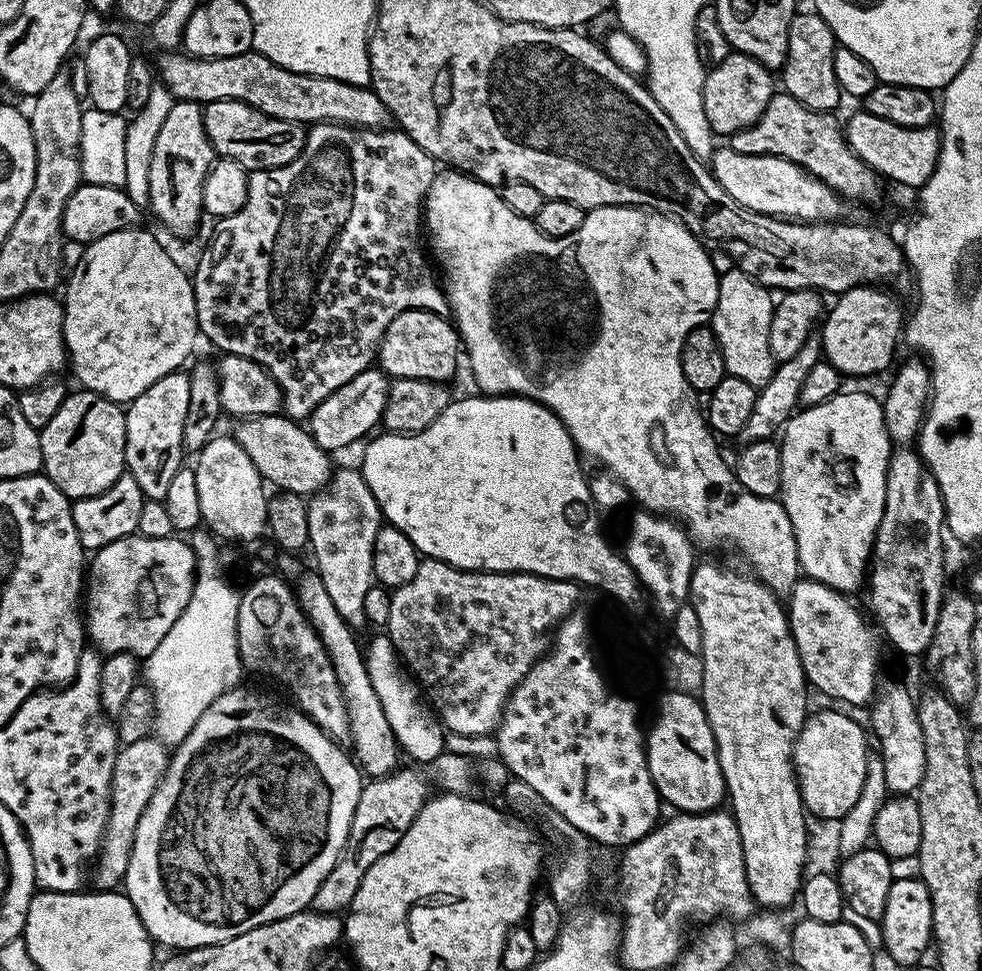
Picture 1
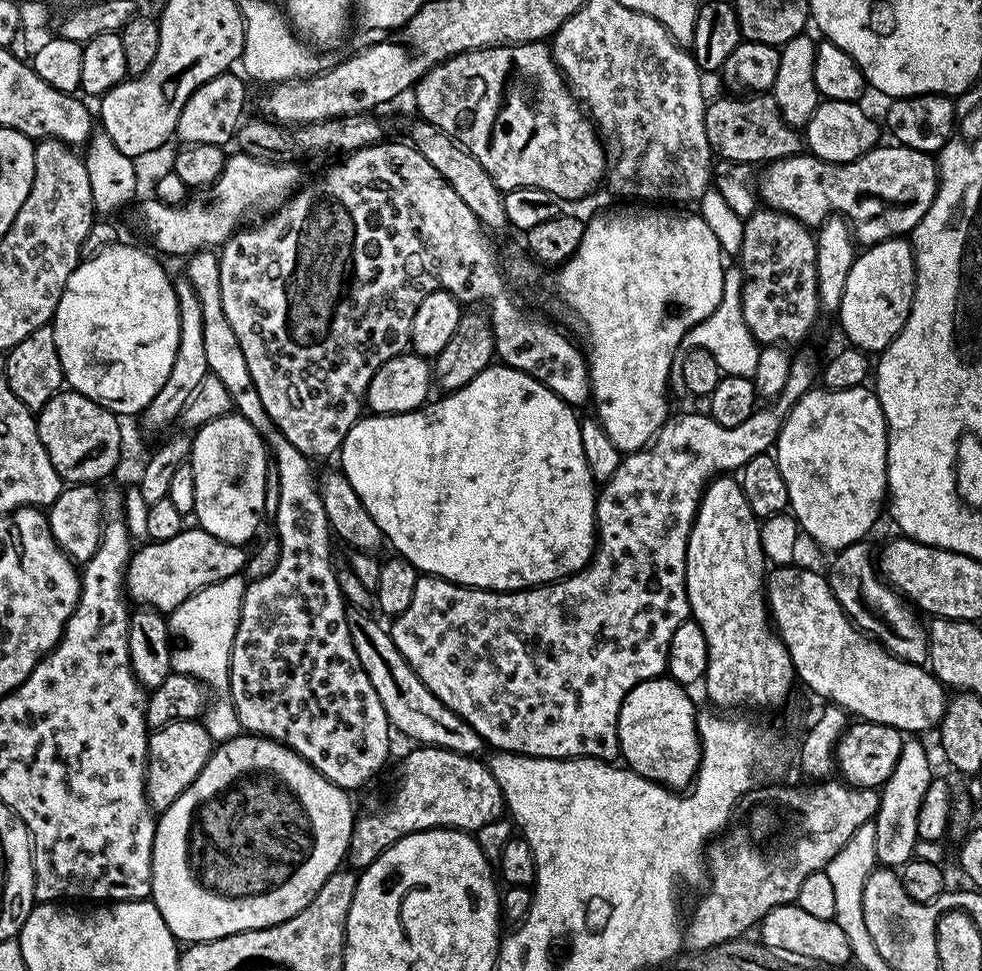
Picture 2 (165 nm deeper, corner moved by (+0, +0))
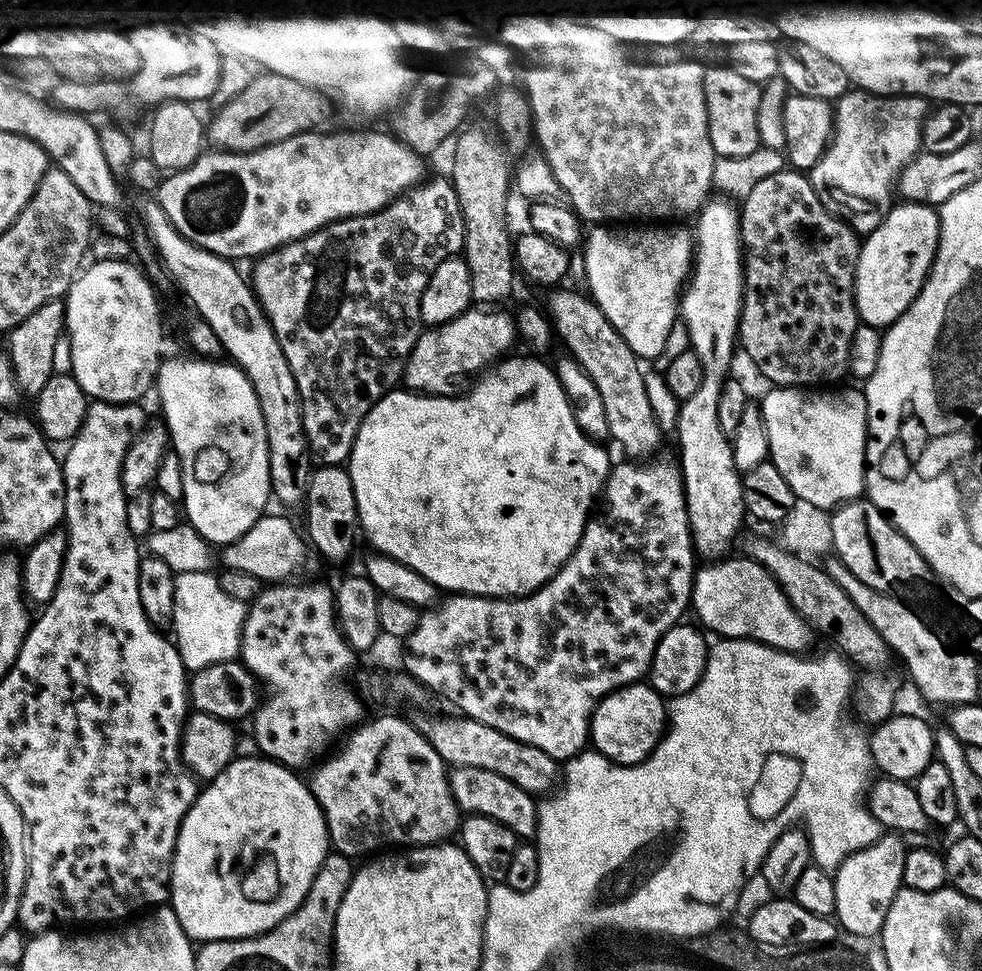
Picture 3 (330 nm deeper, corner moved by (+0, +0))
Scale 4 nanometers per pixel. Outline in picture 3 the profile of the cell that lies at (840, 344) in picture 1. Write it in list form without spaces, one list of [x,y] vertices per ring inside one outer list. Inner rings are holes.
[[[893,203],[886,218],[872,232],[863,237],[860,257],[856,263],[856,314],[863,323],[884,330],[901,316],[922,290],[928,272],[938,250],[940,237],[940,214],[930,204]]]

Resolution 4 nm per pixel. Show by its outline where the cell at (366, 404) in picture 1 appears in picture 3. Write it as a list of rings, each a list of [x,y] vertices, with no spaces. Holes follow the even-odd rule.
[[[472,306],[467,312],[458,314],[450,322],[425,327],[416,337],[412,352],[404,360],[403,387],[429,396],[461,395],[489,365],[507,357],[513,351],[512,343],[517,343],[515,319],[511,315],[508,317],[504,312],[496,311],[500,310],[485,310],[480,306]]]

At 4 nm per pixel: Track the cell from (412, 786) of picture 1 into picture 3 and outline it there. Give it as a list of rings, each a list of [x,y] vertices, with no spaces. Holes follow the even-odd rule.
[[[462,766],[449,771],[448,781],[461,813],[494,818],[502,822],[502,826],[510,826],[516,837],[524,842],[531,841],[535,837],[538,826],[537,801],[533,793],[522,790],[522,786],[514,786],[510,778],[502,778],[502,774],[494,774],[494,770],[478,770],[478,766]]]

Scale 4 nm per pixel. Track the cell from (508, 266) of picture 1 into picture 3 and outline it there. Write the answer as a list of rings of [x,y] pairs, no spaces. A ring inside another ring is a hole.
[[[596,226],[582,244],[584,276],[588,279],[591,299],[596,301],[602,314],[606,314],[614,330],[622,334],[630,350],[648,362],[666,345],[667,334],[678,321],[678,301],[694,263],[693,233],[689,229],[687,232],[684,228],[668,227],[672,226]]]

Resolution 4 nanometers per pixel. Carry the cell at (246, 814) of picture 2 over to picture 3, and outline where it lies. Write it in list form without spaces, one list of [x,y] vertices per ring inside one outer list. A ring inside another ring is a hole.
[[[257,754],[255,756],[241,756],[235,760],[232,760],[226,766],[226,770],[222,770],[222,774],[215,776],[213,780],[207,781],[199,789],[196,800],[188,808],[188,813],[184,816],[182,826],[178,830],[178,838],[176,839],[176,849],[174,850],[174,858],[172,859],[172,887],[170,889],[170,906],[174,910],[174,914],[178,918],[178,922],[182,926],[182,930],[196,942],[207,942],[209,940],[244,940],[247,936],[261,936],[263,932],[270,932],[272,927],[278,922],[282,922],[286,917],[296,909],[301,902],[306,898],[306,894],[310,890],[310,886],[314,882],[314,878],[320,873],[320,867],[324,865],[324,858],[330,851],[330,845],[328,842],[328,824],[324,820],[322,810],[318,806],[318,802],[314,798],[311,787],[307,783],[304,784],[295,776],[297,774],[291,767],[285,764],[280,764],[275,759],[267,759],[263,755]]]

